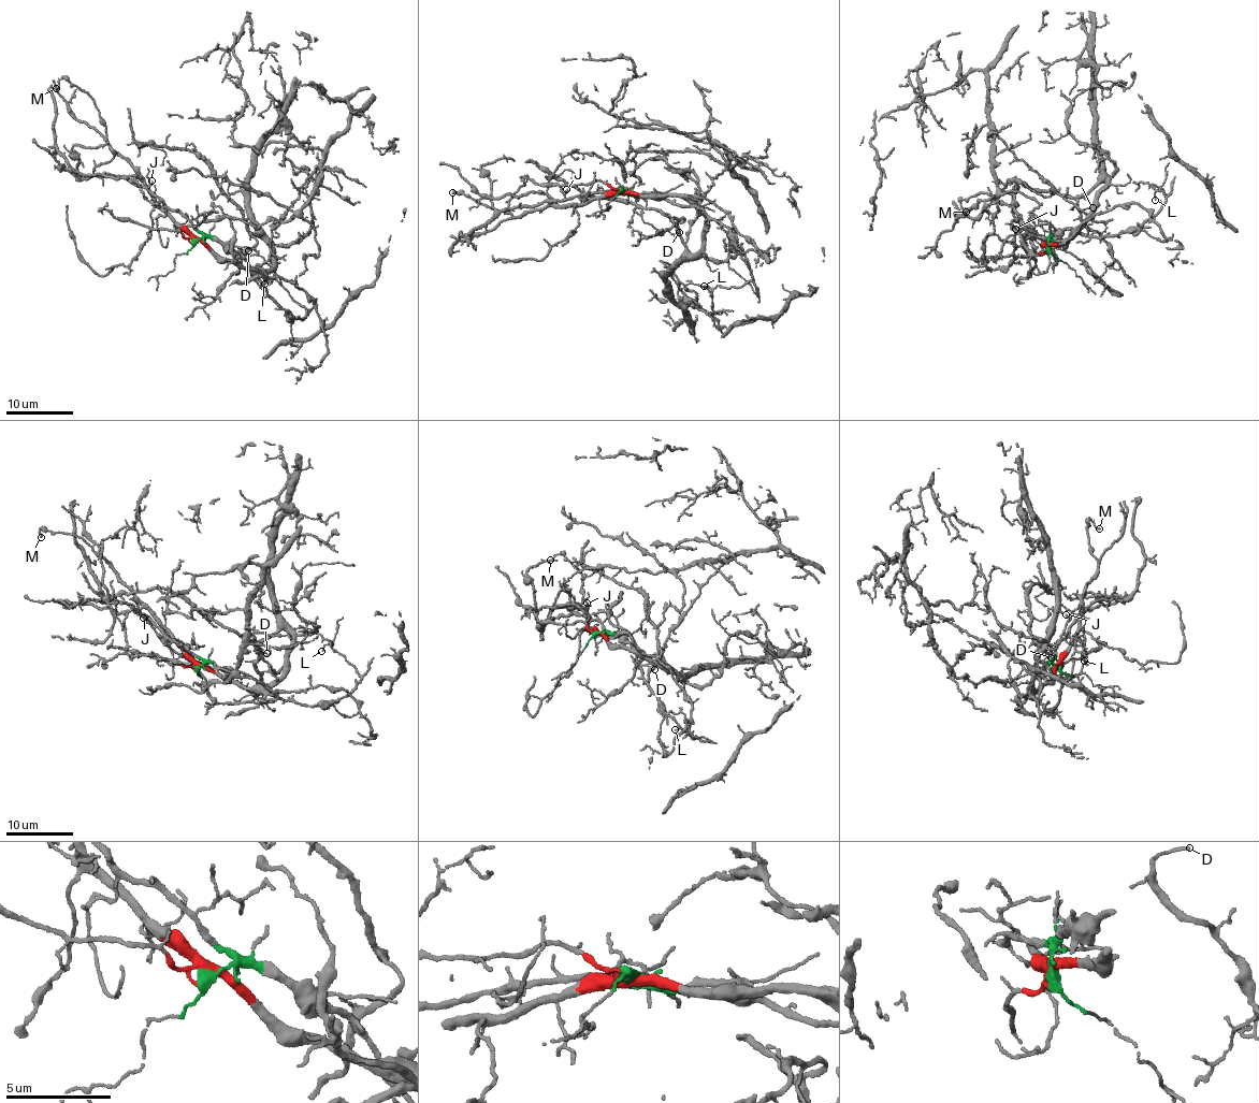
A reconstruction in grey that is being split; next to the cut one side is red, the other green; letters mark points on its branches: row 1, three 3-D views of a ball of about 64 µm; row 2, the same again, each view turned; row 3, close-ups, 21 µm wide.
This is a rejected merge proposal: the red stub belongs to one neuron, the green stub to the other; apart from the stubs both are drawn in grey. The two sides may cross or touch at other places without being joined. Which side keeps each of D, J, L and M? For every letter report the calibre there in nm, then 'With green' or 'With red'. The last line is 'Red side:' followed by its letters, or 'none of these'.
D: Thickness 110 nm. With red
J: Thickness 130 nm. With green
L: Thickness 100 nm. With green
M: Thickness 110 nm. With red
Red side: D, M

